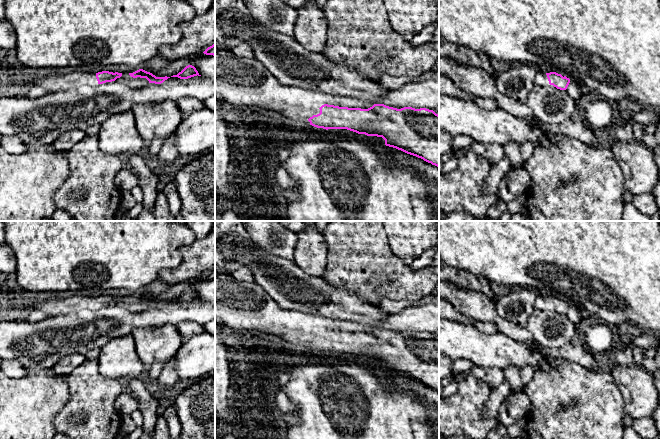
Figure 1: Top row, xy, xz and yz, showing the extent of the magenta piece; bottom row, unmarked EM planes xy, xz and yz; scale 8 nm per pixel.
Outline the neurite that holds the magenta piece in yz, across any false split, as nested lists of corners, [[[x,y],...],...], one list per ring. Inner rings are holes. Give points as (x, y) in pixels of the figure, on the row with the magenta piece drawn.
[[[538,70],[534,83],[540,86],[553,85],[557,89],[566,90],[570,79],[556,72],[545,73]]]

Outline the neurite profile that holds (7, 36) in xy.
[[[5,19],[0,21],[0,49],[15,51],[16,35],[13,26]]]

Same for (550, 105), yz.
[[[534,85],[526,97],[527,106],[533,111],[538,122],[561,124],[567,120],[577,119],[581,111],[566,90],[553,85]]]

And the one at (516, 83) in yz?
[[[521,64],[499,73],[495,85],[499,92],[509,98],[525,104],[526,97],[535,85],[537,70],[530,64]]]

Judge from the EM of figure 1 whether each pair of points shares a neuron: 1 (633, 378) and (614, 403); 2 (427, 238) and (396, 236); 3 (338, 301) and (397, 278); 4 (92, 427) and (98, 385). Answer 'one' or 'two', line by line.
1: two
2: one
3: two
4: one

